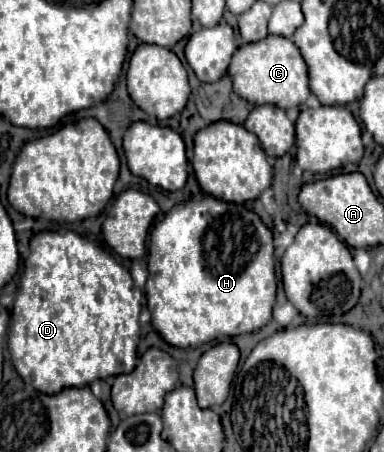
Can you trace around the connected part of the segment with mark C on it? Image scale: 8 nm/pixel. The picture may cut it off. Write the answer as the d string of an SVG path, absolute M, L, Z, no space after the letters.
M267 36L265 40L243 44L233 54L229 64L229 76L233 80L233 92L251 104L273 104L283 110L301 106L311 90L307 82L307 64L299 48L283 36Z

